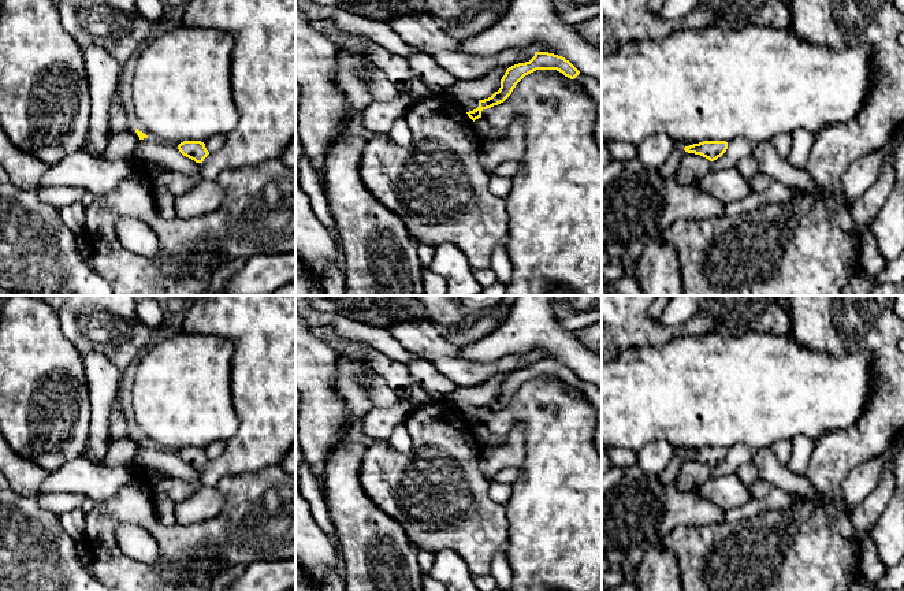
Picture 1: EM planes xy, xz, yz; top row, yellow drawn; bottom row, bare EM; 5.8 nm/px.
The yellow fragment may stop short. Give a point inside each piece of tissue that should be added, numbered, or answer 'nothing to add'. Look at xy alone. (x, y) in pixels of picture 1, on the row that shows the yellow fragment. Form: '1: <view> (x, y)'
nothing to add

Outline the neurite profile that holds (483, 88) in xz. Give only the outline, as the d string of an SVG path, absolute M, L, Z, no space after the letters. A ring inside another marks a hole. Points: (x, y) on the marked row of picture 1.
M499 67L479 79L457 81L453 86L442 90L449 96L460 100L466 98L484 100L491 97L501 88L501 79L507 68Z

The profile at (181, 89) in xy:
M178 26L141 47L131 81L135 112L134 126L156 142L176 146L183 141L201 141L230 134L238 123L232 96L231 67L235 40L230 33L213 29Z

